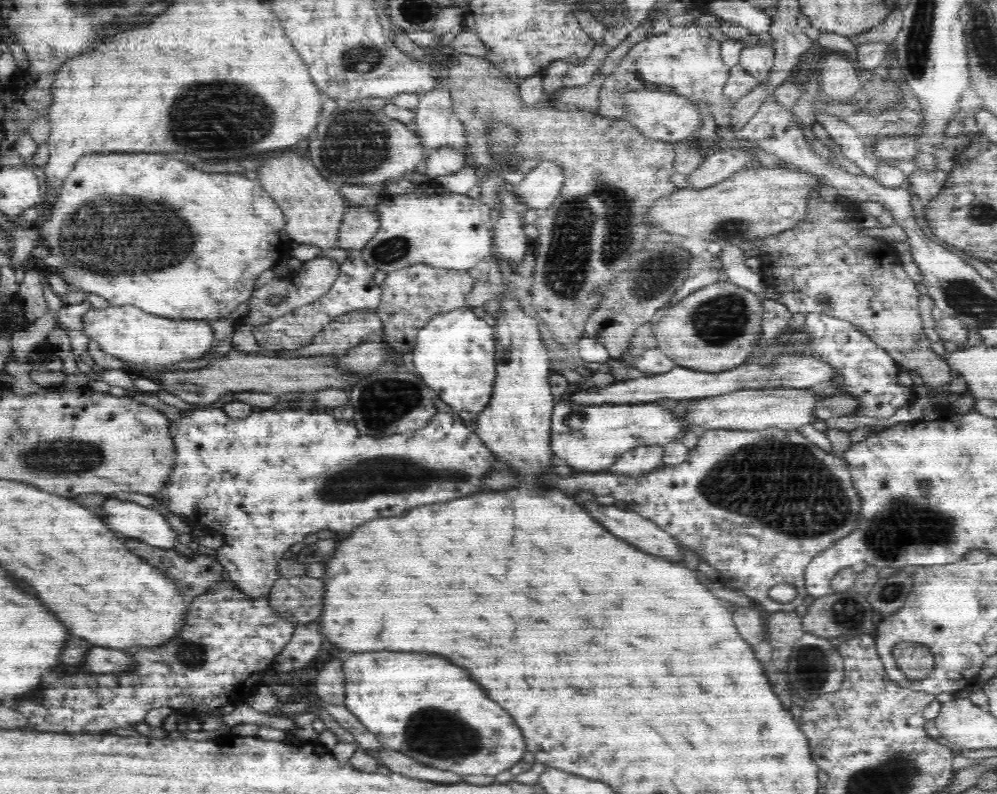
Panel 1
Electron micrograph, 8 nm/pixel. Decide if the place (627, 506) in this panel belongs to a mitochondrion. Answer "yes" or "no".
no

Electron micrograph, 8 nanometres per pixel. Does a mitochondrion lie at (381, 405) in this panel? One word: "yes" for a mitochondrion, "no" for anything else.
yes

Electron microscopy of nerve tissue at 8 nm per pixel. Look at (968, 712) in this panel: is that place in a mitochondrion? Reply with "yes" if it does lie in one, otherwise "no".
no

